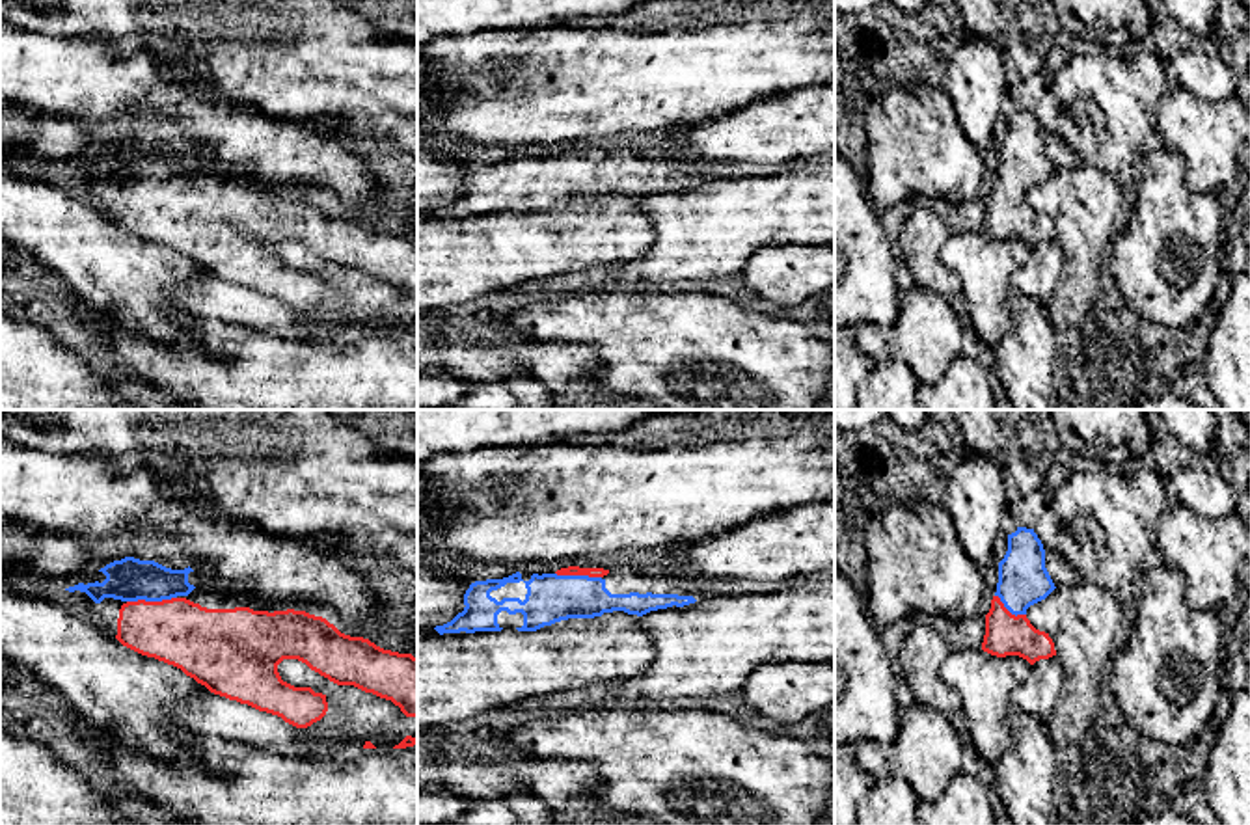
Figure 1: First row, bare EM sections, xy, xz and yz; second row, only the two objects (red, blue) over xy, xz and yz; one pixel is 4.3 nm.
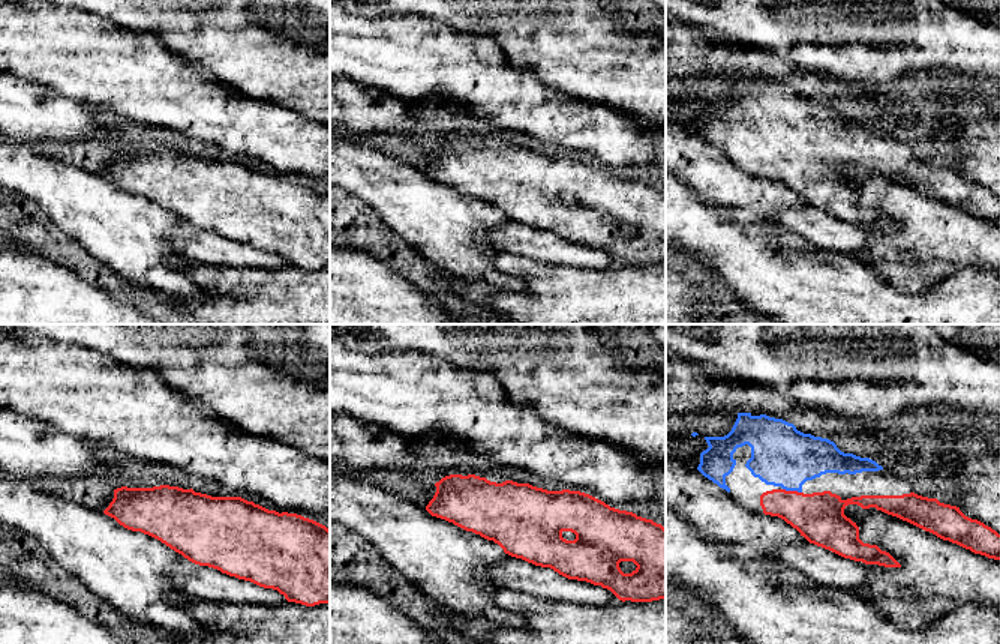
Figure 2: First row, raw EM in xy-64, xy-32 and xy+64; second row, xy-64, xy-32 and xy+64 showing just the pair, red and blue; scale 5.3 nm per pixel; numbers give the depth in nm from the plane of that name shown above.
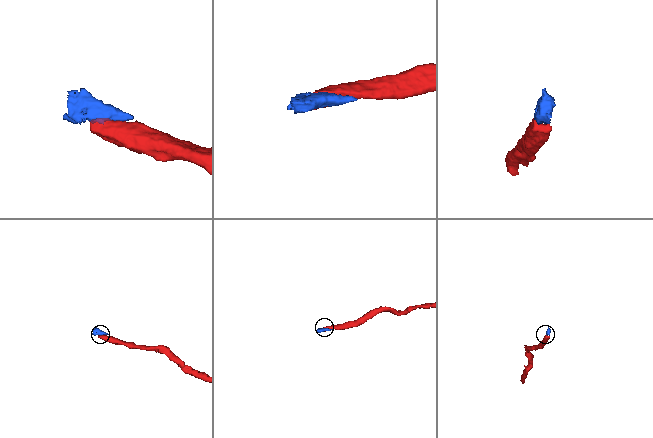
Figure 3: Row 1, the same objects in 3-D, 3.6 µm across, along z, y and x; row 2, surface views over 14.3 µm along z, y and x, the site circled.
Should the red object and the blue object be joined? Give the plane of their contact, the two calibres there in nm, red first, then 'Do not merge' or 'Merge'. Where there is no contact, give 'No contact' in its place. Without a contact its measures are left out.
Touches red in xy. Thickness 280 nm (red) against 190 nm. Merge

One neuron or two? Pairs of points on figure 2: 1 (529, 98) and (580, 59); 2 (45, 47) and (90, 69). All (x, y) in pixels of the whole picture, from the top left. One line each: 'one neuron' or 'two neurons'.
1: two neurons
2: one neuron

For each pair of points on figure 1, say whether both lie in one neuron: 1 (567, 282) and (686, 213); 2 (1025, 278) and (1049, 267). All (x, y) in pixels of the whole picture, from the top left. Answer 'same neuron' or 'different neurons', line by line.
1: same neuron
2: same neuron

